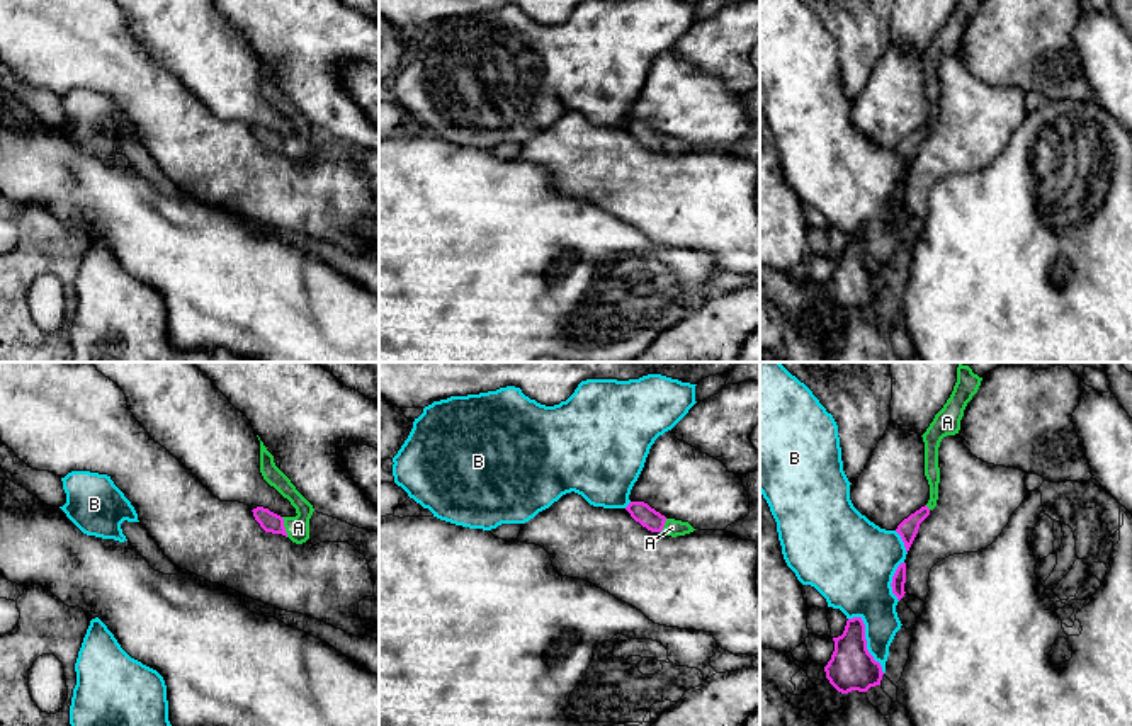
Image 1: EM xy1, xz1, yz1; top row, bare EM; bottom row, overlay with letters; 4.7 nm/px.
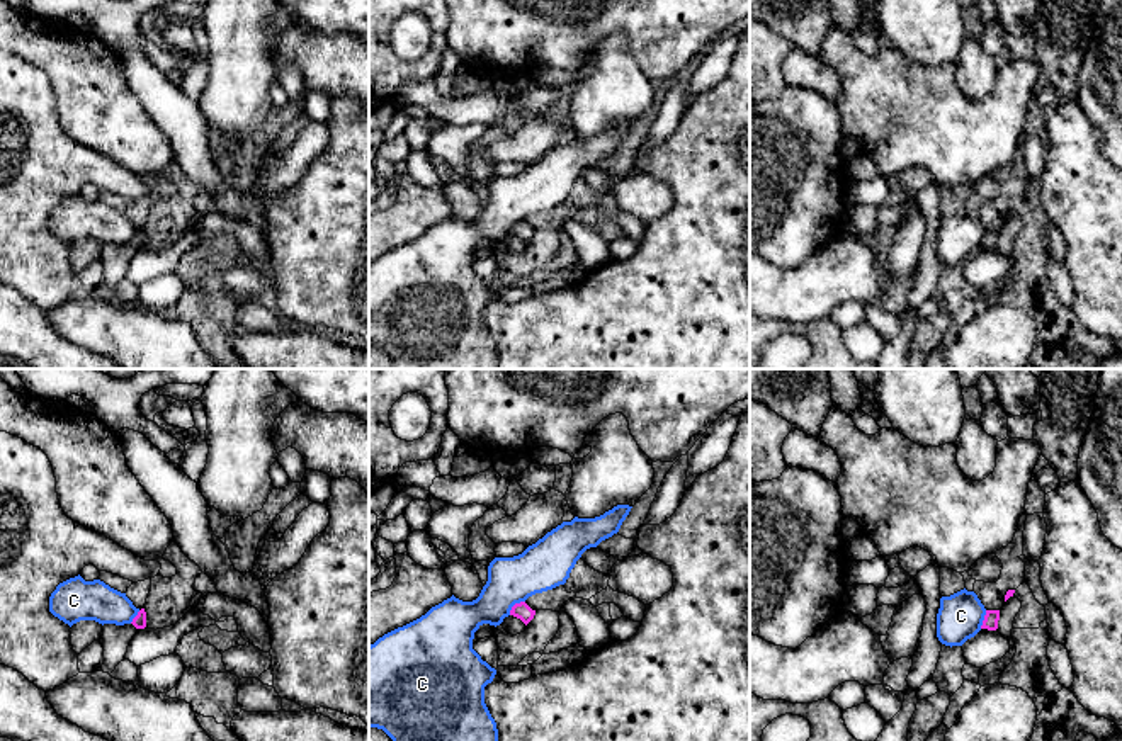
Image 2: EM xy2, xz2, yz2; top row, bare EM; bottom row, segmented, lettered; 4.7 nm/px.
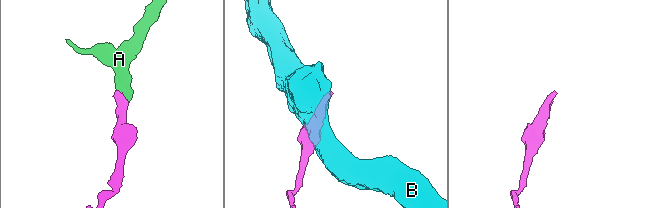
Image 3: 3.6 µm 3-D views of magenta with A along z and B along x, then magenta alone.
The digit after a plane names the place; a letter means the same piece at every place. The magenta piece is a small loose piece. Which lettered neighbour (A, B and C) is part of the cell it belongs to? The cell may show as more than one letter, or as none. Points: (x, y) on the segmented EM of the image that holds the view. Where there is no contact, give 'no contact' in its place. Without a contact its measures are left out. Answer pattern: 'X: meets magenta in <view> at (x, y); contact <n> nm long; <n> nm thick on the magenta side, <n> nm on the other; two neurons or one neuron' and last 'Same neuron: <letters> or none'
A: meets magenta in xy1 at (284, 527); contact 100 nm long; 100 nm thick on the magenta side, 110 nm on the other; one neuron
B: meets magenta in yz1 at (865, 640); contact 320 nm long; 220 nm thick on the magenta side, 280 nm on the other; two neurons
C: meets magenta in xz2 at (514, 605); contact 100 nm long; 80 nm thick on the magenta side, 220 nm on the other; two neurons
Same neuron: A

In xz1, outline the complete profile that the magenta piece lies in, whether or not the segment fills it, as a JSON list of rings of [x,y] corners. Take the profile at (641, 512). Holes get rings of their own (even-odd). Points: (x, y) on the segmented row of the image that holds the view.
[[[631,502],[625,507],[625,510],[631,513],[631,517],[636,522],[639,522],[642,527],[646,527],[651,532],[659,532],[676,537],[695,530],[688,522],[666,519],[665,515],[661,515],[644,502]]]

